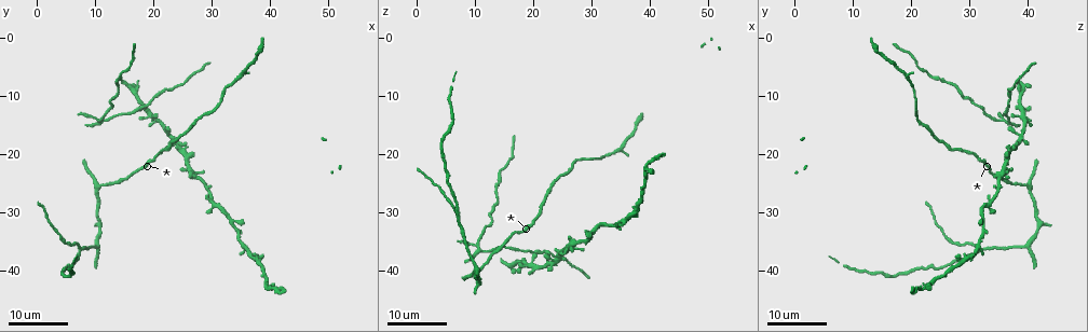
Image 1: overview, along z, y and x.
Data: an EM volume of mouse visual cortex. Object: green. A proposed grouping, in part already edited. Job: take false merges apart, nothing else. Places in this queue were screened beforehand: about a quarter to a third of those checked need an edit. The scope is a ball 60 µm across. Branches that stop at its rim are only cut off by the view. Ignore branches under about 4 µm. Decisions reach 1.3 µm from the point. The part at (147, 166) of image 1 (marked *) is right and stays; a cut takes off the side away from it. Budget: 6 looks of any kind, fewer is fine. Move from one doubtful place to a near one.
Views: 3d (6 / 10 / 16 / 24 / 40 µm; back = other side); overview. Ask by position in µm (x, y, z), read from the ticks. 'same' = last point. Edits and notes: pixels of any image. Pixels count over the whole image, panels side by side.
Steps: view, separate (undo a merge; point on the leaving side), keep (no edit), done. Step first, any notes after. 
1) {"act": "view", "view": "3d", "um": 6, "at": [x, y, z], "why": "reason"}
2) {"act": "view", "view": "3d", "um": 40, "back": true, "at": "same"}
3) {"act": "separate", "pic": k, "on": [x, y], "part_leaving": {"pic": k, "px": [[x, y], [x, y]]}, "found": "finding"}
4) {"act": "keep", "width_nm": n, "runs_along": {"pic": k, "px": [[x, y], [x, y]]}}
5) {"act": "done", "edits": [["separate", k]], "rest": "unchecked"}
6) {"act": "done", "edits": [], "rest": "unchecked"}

{"act": "view", "view": "3d", "um": 24, "at": [18.0, 11.5, 36.5], "why": "three arms meet"}

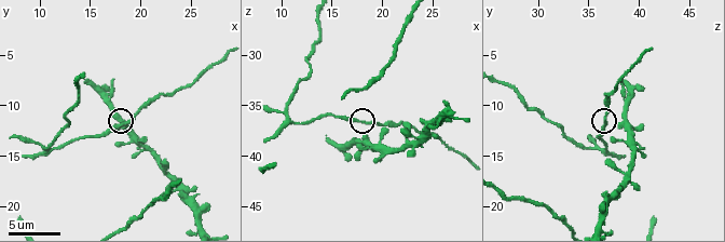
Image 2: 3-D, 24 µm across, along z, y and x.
{"act": "view", "view": "3d", "um": 6, "at": [18.0, 11.8, 36.6]}

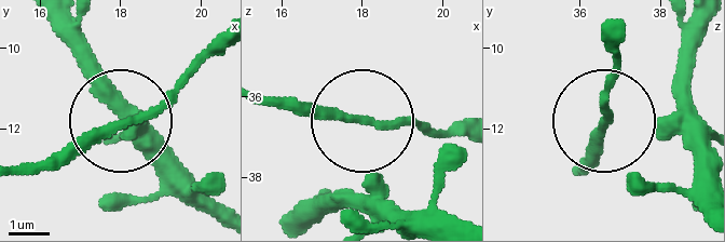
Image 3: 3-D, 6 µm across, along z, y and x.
{"act": "keep", "found": "one cell here"}

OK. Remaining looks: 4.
{"act": "view", "view": "3d", "um": 16, "at": [33.5, 7.5, 20.0], "why": "thick turns thin"}

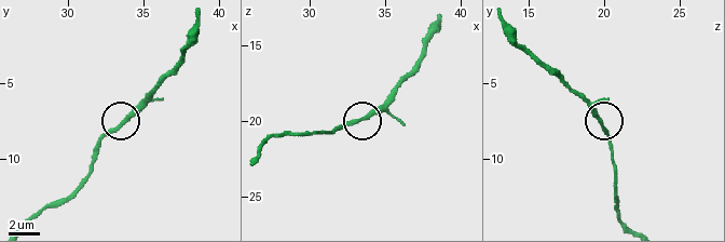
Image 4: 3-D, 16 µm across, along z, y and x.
{"act": "view", "view": "3d", "um": 6, "at": [33.6, 7.6, 19.6]}

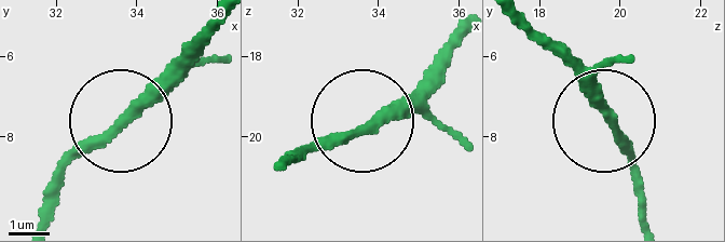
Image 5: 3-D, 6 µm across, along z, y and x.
{"act": "keep", "runs_along": {"pic": 5, "px": [[40, 216], [51, 186], [213, 35]]}, "found": "continuous, no second cell"}

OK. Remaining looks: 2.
{"act": "view", "view": "3d", "um": 10, "at": [24.0, 18.0, 38.6], "why": "three-way junction"}

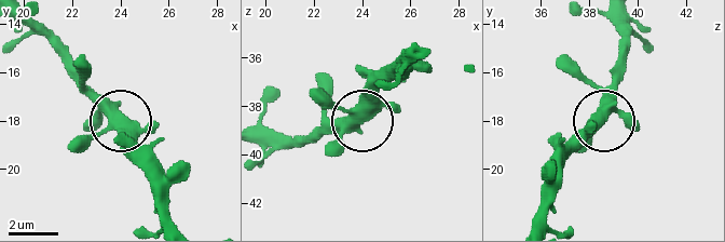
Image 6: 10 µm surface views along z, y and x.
{"act": "keep", "width_nm": 400, "found": "all the same cell"}

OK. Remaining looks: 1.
{"act": "done", "edits": [], "rest": "unchecked"}

